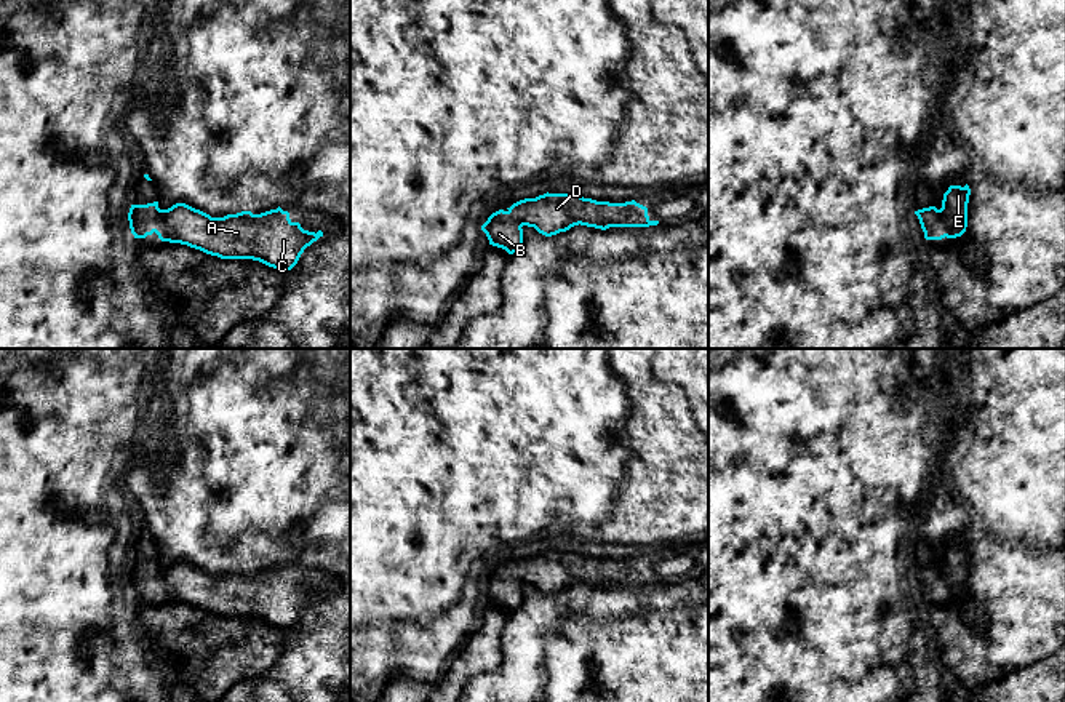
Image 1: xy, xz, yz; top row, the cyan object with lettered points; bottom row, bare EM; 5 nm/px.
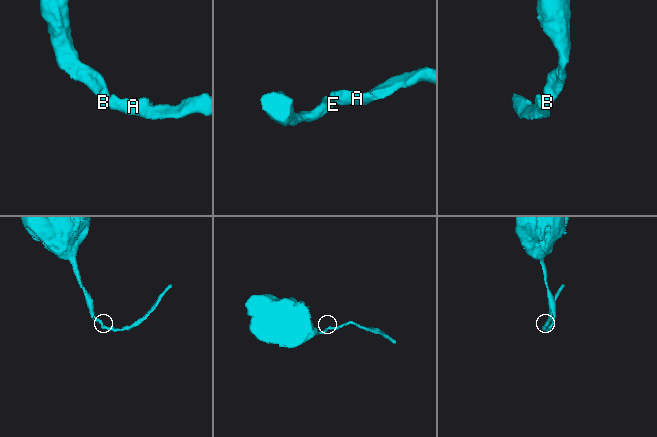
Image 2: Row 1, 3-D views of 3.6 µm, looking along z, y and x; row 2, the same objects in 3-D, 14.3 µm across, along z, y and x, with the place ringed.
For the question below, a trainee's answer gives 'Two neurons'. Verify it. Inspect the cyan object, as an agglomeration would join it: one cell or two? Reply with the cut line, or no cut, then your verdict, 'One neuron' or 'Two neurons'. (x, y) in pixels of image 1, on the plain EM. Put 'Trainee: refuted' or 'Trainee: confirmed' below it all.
No split. One neuron
Trainee: refuted

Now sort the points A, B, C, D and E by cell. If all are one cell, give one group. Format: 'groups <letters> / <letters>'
groups A B C D E

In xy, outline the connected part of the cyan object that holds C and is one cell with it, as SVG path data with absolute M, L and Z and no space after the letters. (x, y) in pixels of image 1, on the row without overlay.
M158 560L131 563L128 571L134 596L154 590L162 600L181 601L221 617L253 617L269 625L291 628L304 608L323 595L289 577L280 564L261 572L241 569L211 576L185 561L160 568Z

